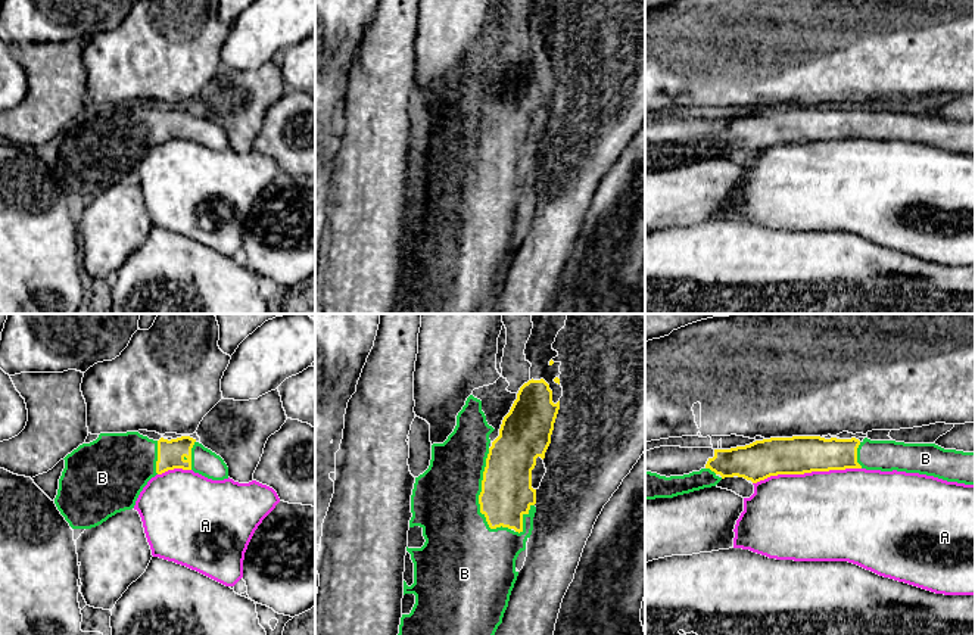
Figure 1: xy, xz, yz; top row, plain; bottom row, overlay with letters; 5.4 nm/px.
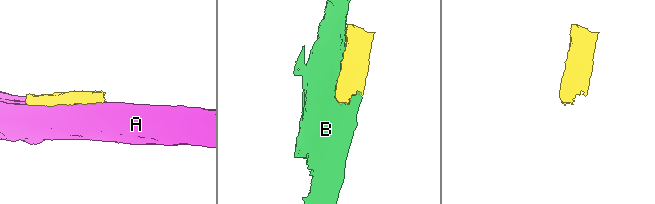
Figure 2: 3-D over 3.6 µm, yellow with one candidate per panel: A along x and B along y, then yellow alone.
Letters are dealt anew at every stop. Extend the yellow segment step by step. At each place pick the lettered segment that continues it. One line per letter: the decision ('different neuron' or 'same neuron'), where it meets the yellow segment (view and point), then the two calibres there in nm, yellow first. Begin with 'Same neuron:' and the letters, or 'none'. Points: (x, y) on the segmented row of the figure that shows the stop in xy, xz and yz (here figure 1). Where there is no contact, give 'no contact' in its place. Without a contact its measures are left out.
Same neuron: B
A: different neuron | yz (806, 472) | 200/480 nm
B: same neuron | xz (479, 498) | 280/360 nm

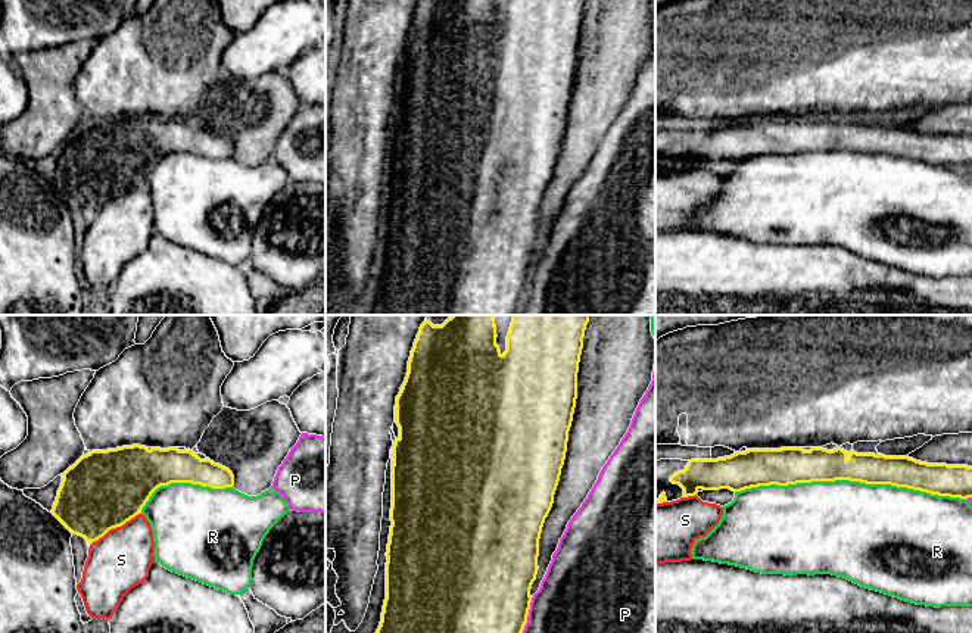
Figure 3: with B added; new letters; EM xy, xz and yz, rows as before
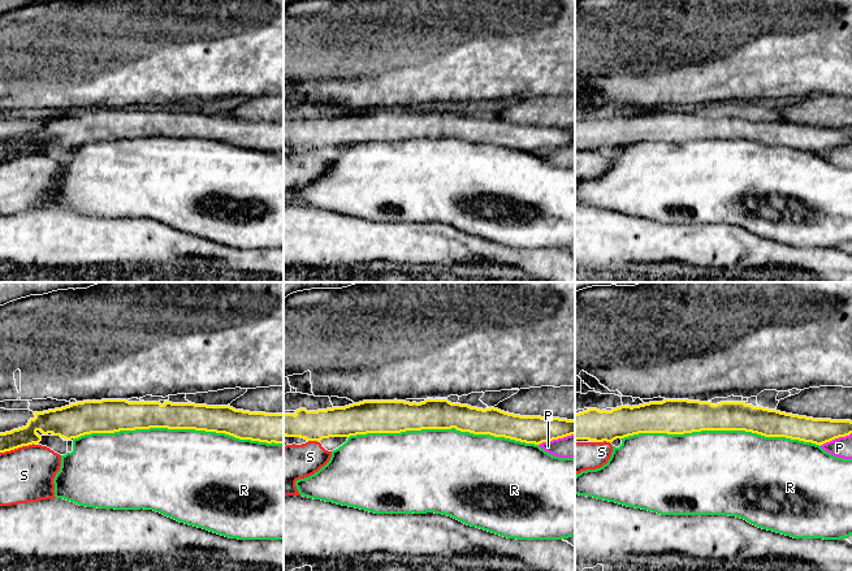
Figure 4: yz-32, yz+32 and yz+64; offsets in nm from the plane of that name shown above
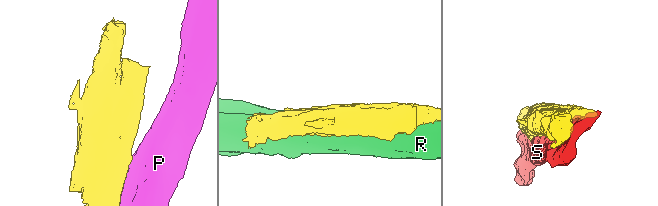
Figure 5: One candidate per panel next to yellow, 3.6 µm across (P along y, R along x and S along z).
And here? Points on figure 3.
Same neuron: none
P: different neuron | xz (527, 614) | 440/360 nm
R: different neuron | yz (851, 480) | 190/500 nm
S: different neuron | xy (115, 527) | 420/320 nm

